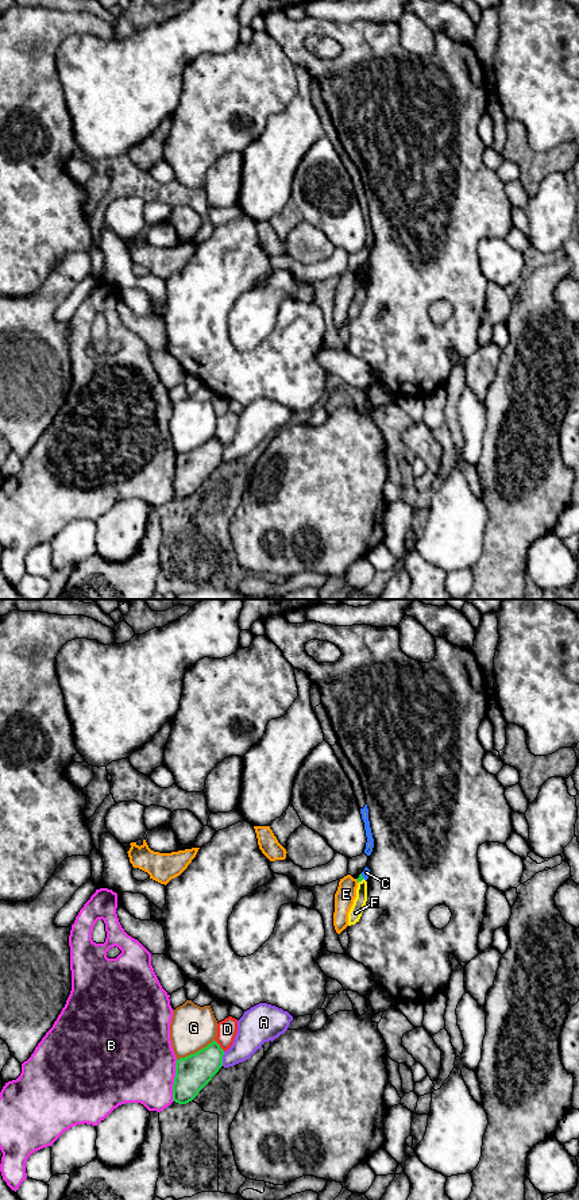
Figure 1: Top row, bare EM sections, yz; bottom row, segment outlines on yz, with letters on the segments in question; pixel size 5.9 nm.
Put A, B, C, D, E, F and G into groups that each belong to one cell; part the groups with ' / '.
A / B / C / D / E / F / G

